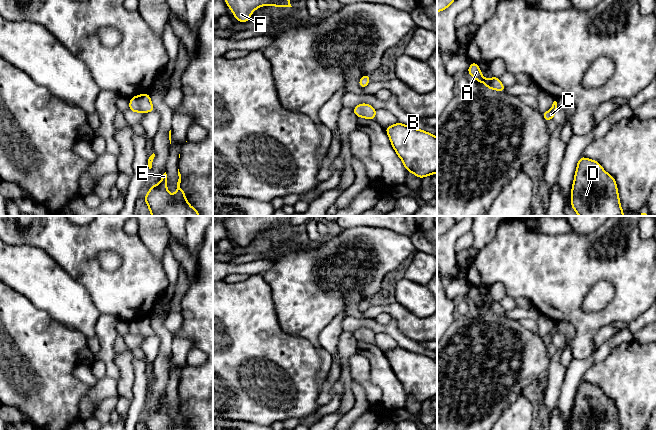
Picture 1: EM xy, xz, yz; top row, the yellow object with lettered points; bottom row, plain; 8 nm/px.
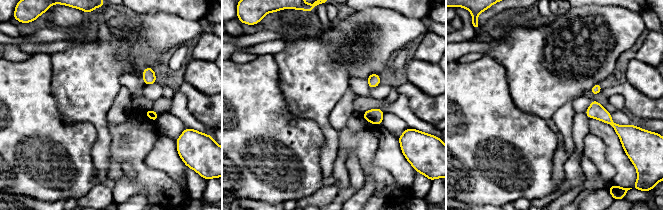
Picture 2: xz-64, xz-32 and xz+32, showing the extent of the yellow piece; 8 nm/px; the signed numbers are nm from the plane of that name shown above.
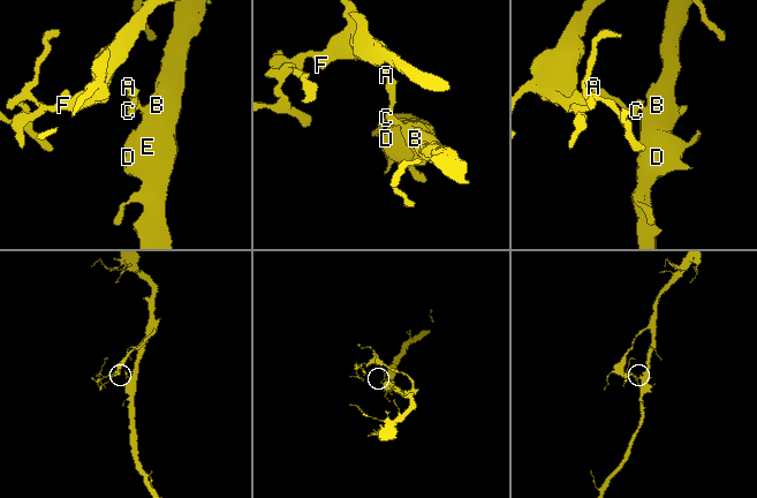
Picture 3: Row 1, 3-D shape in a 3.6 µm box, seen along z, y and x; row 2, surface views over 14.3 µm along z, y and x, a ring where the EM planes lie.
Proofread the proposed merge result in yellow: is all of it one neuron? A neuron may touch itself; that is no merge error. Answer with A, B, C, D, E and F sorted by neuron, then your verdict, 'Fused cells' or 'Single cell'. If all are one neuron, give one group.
Groups: A B C D E F. Single cell

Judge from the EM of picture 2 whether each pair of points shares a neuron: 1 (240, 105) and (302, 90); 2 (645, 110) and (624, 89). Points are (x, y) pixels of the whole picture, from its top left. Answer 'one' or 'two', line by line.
1: two
2: one

